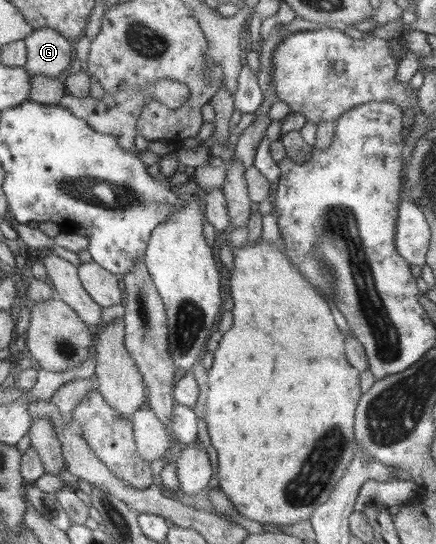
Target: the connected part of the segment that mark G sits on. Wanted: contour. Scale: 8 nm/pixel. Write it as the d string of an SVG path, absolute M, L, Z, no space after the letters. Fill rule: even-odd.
M39 28L25 39L26 64L24 68L31 74L62 78L69 70L73 44L58 31Z

